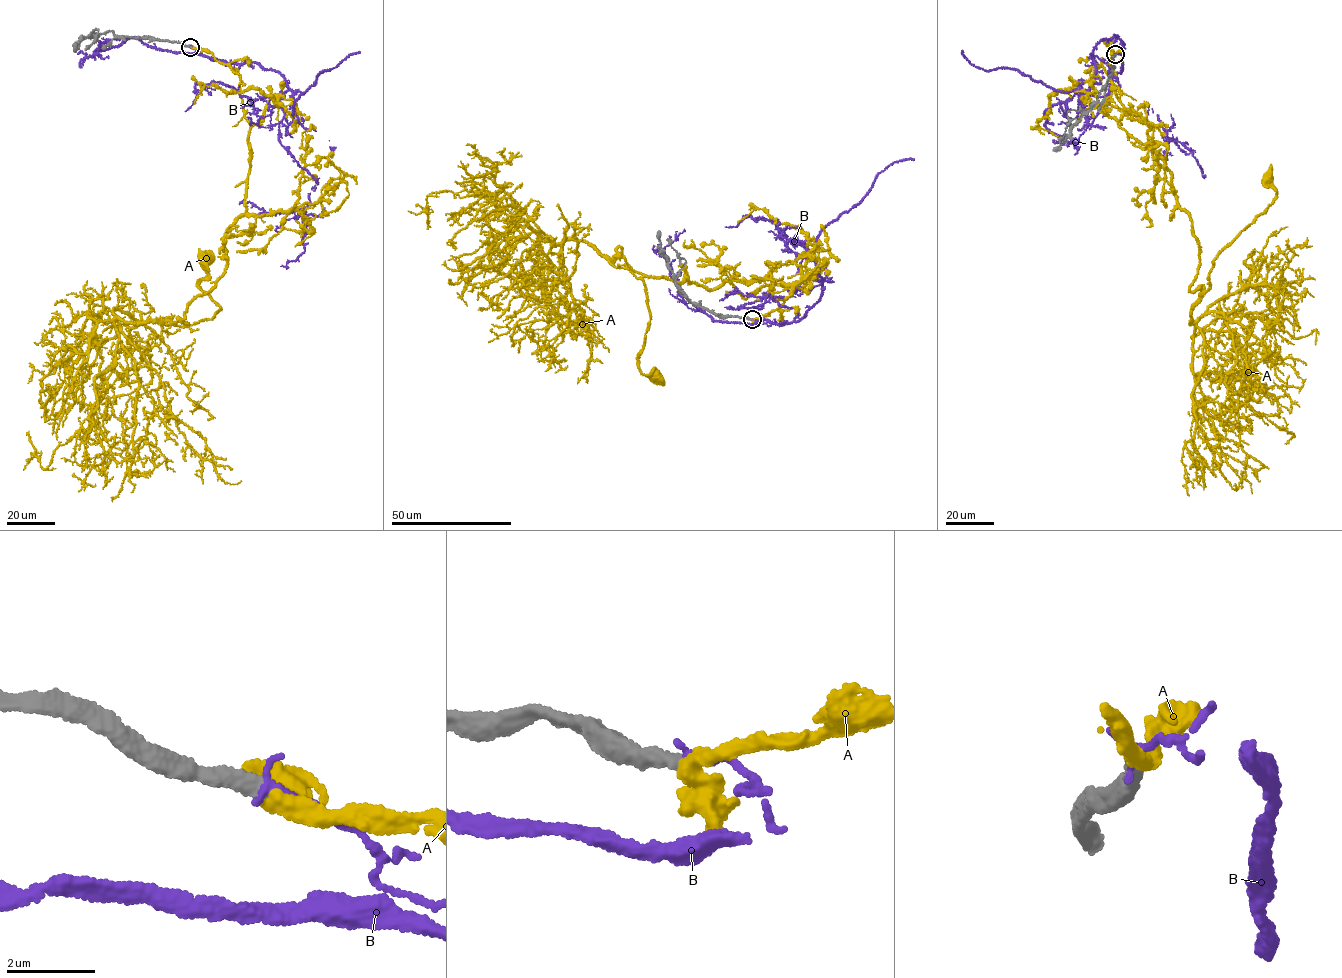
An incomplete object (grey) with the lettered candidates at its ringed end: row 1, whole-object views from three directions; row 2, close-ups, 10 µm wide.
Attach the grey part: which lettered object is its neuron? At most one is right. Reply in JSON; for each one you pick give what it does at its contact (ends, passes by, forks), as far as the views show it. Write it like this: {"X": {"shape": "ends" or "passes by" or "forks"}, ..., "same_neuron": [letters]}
{"A": {"shape": "forks"}, "same_neuron": ["A"]}

